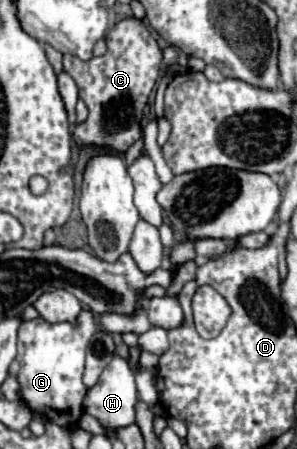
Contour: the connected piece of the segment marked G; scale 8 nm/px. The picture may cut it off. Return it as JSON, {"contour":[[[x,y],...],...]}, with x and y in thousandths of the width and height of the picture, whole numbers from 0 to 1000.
{"contour":[[[290,688],[263,702],[256,719],[162,719],[148,710],[74,715],[61,733],[61,791],[54,804],[67,808],[61,853],[67,880],[88,906],[141,924],[148,933],[215,951],[236,960],[263,947],[276,929],[276,893],[290,884],[290,857],[276,853],[283,800],[290,800],[290,768],[303,751],[330,737],[316,702]]]}

